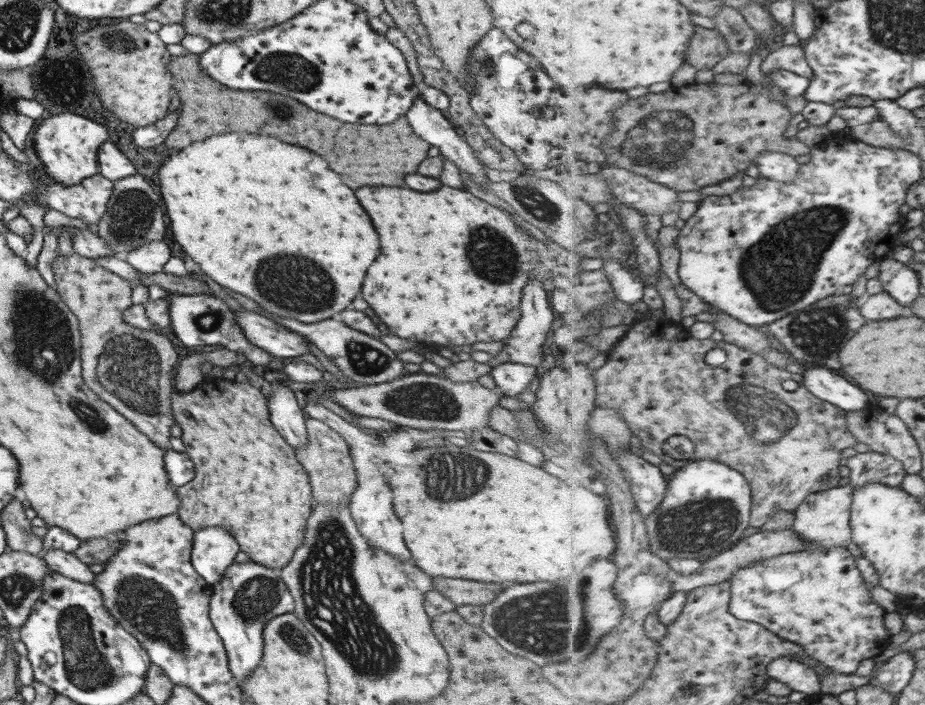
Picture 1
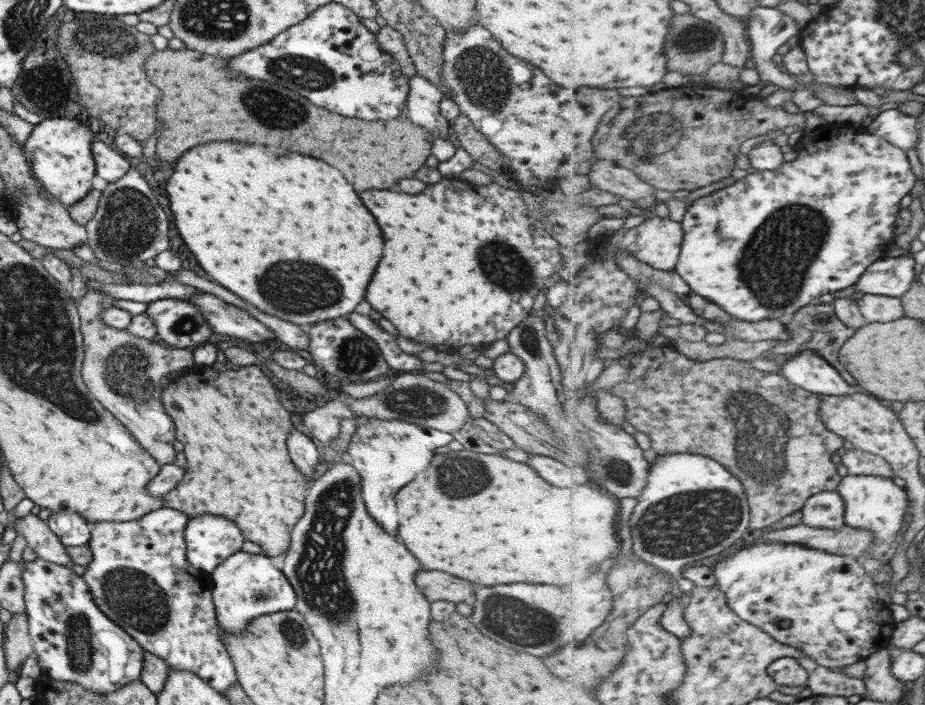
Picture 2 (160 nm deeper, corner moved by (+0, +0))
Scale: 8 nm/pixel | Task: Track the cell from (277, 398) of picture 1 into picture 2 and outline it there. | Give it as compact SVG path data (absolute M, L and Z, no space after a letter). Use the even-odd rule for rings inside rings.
M292 426L286 440L287 442L285 442L285 444L287 444L289 456L291 456L291 462L293 462L295 468L303 476L307 478L311 477L311 480L313 480L319 473L319 451L313 439L299 433L299 431Z

